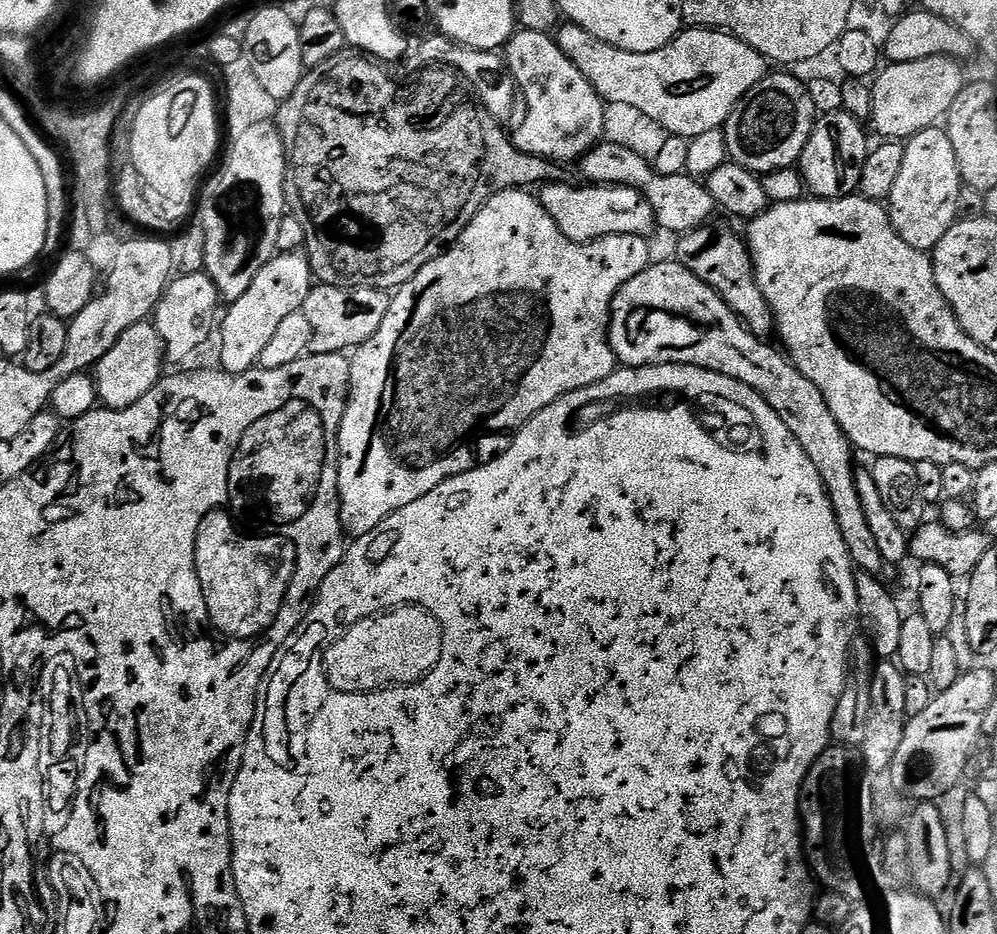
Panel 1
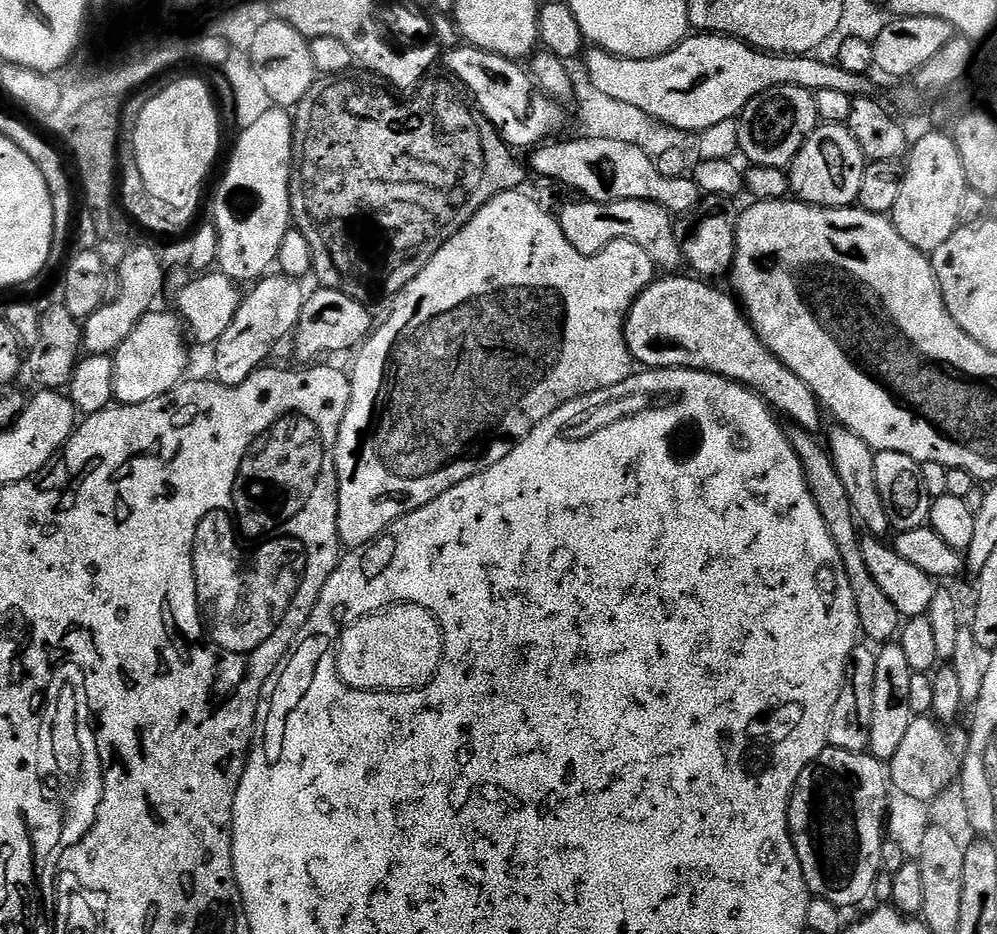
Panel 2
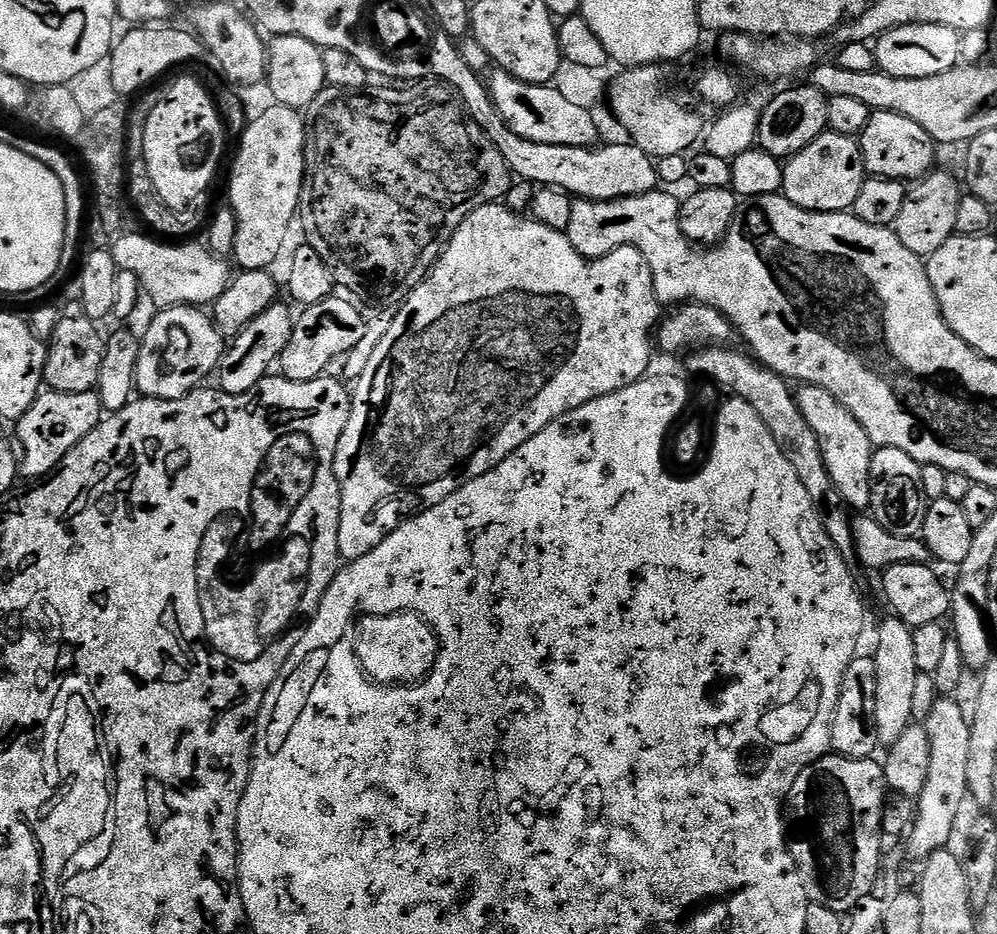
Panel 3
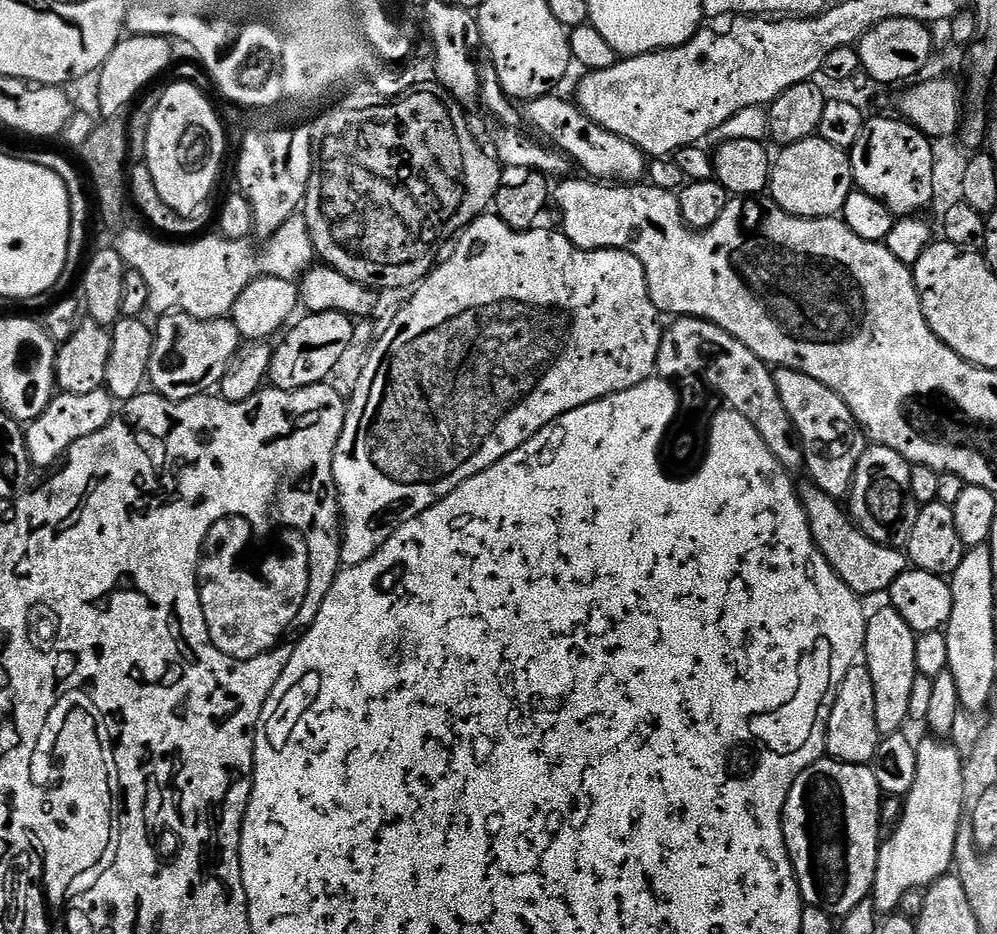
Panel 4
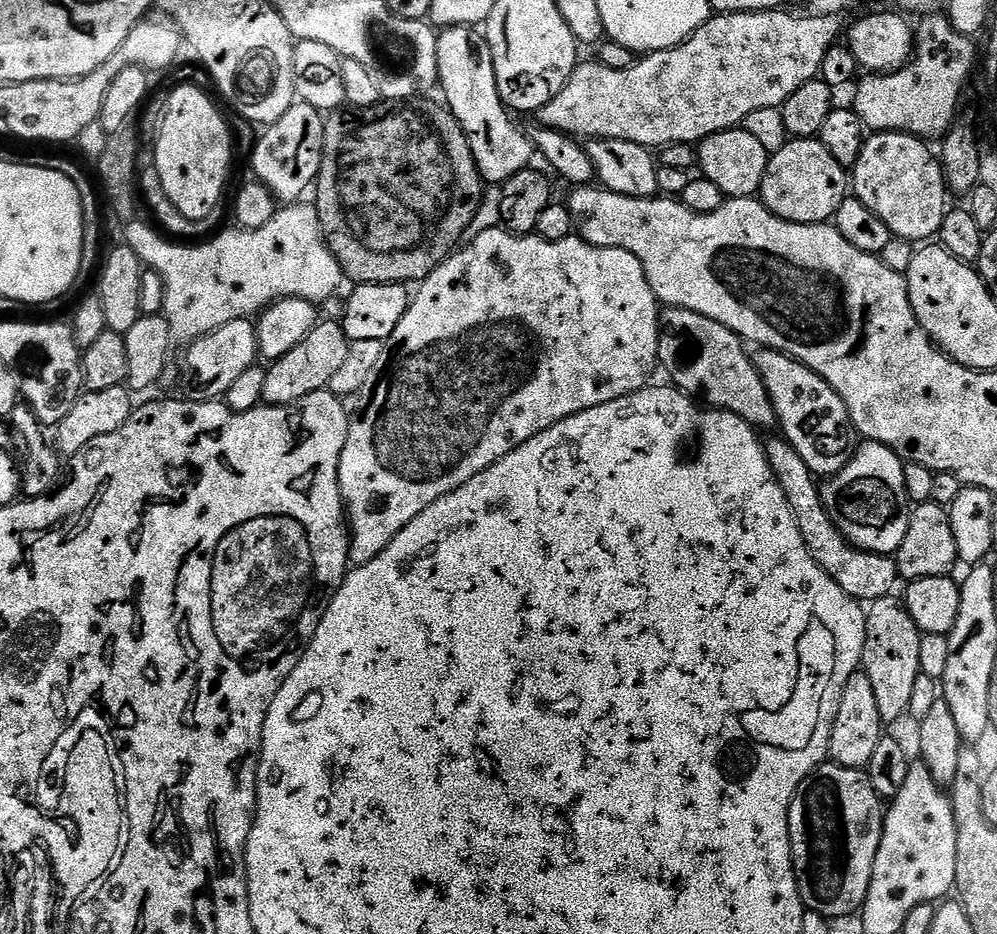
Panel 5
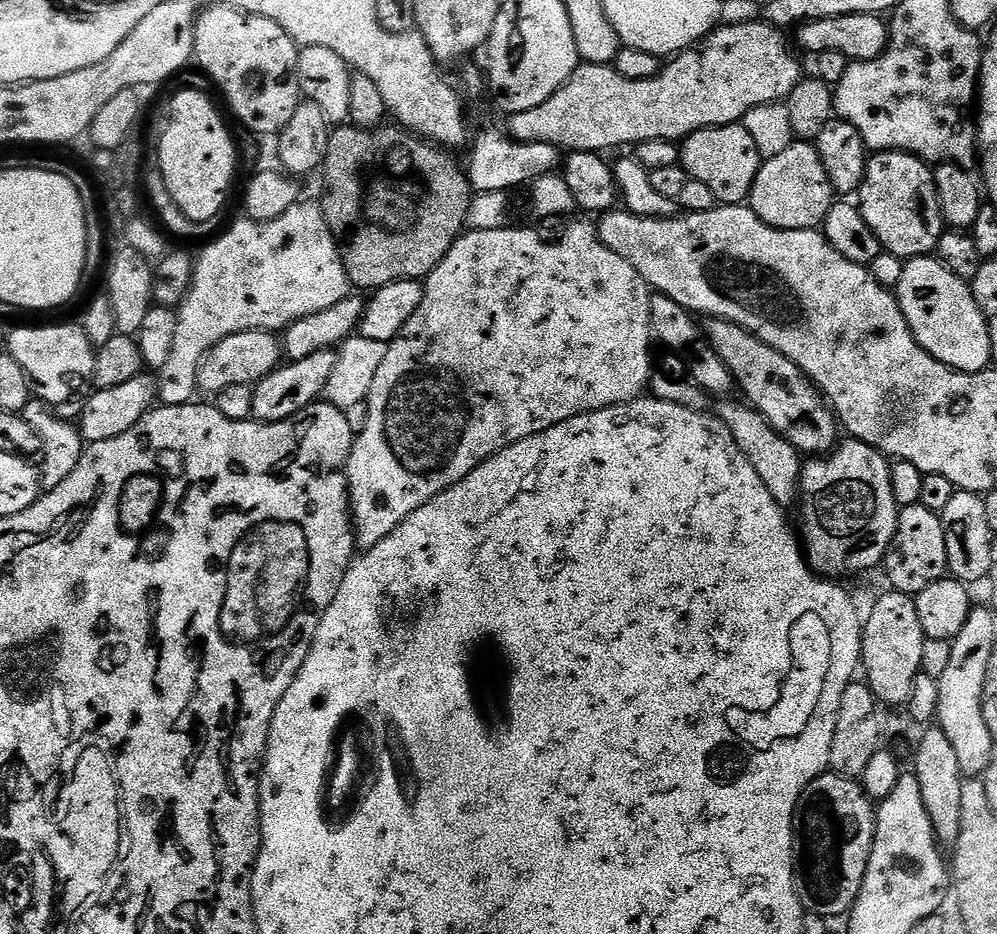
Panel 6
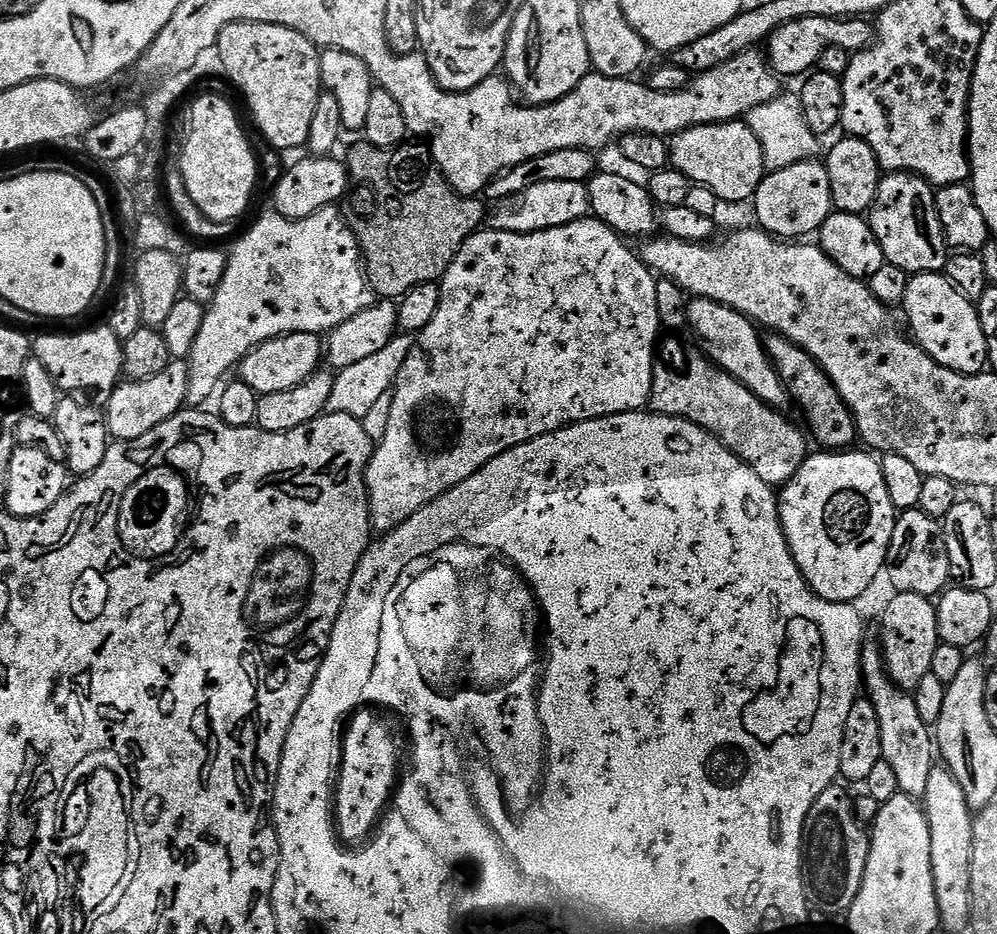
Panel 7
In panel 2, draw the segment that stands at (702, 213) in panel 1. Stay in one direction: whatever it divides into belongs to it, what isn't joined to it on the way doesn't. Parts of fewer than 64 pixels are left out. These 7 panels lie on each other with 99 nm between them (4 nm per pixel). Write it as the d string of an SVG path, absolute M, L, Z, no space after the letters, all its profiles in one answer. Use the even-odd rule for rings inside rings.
M590 137L559 140L545 142L531 149L531 171L556 184L565 184L566 187L581 192L585 201L609 204L623 200L645 200L665 208L670 214L687 214L702 199L699 186L691 178L687 175L665 178L658 174L655 159L630 142ZM556 142L557 144L552 144Z

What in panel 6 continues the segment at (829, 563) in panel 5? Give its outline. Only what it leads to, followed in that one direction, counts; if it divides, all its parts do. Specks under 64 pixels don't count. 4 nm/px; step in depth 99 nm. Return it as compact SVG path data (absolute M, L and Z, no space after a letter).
M732 402L721 403L724 405L718 409L721 422L730 430L730 434L734 434L734 438L738 442L742 454L746 454L750 466L754 466L754 470L758 470L758 478L762 478L762 482L766 482L766 490L770 490L770 494L774 494L774 498L780 503L781 508L791 509L791 504L793 507L797 503L800 491L801 453L797 452L793 444L786 442L786 438L782 438L782 434L778 434L778 430L774 430L774 426L770 426L770 422L766 422L766 418L762 418L762 414L755 408L744 402L728 403Z

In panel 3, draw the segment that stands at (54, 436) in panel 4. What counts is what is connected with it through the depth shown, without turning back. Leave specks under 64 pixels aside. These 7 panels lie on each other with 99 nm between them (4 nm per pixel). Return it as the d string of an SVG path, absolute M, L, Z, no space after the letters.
M93 390L82 394L66 394L65 392L41 391L36 400L14 424L14 440L18 445L18 472L28 482L36 482L52 475L62 458L90 434L102 419L104 407L99 392Z

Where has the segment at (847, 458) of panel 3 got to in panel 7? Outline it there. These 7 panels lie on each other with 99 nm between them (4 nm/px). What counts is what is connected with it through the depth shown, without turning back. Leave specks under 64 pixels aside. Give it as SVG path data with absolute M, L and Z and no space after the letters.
M697 296L687 301L686 328L696 335L696 340L700 343L697 344L699 351L726 374L738 378L738 382L742 382L742 386L746 386L750 394L762 398L762 402L766 402L771 408L784 410L789 407L788 392L778 378L772 359L768 357L757 325L748 317L730 306Z

